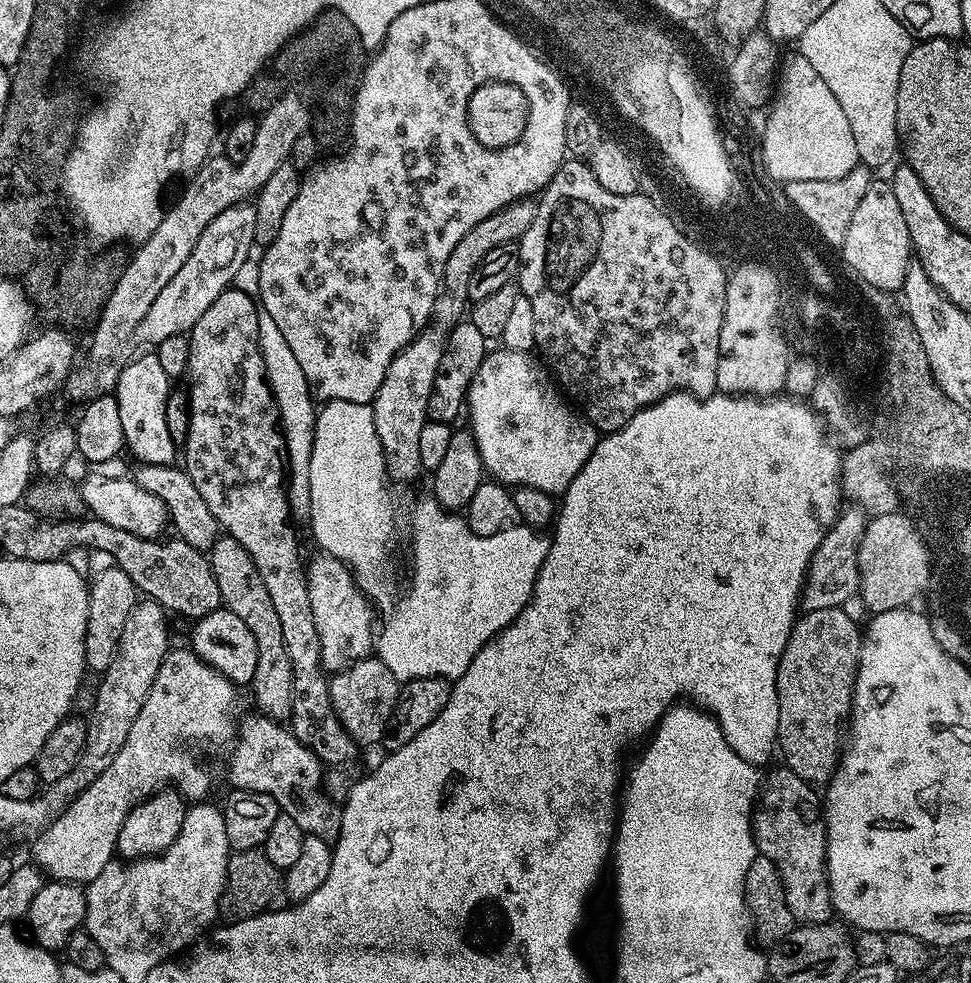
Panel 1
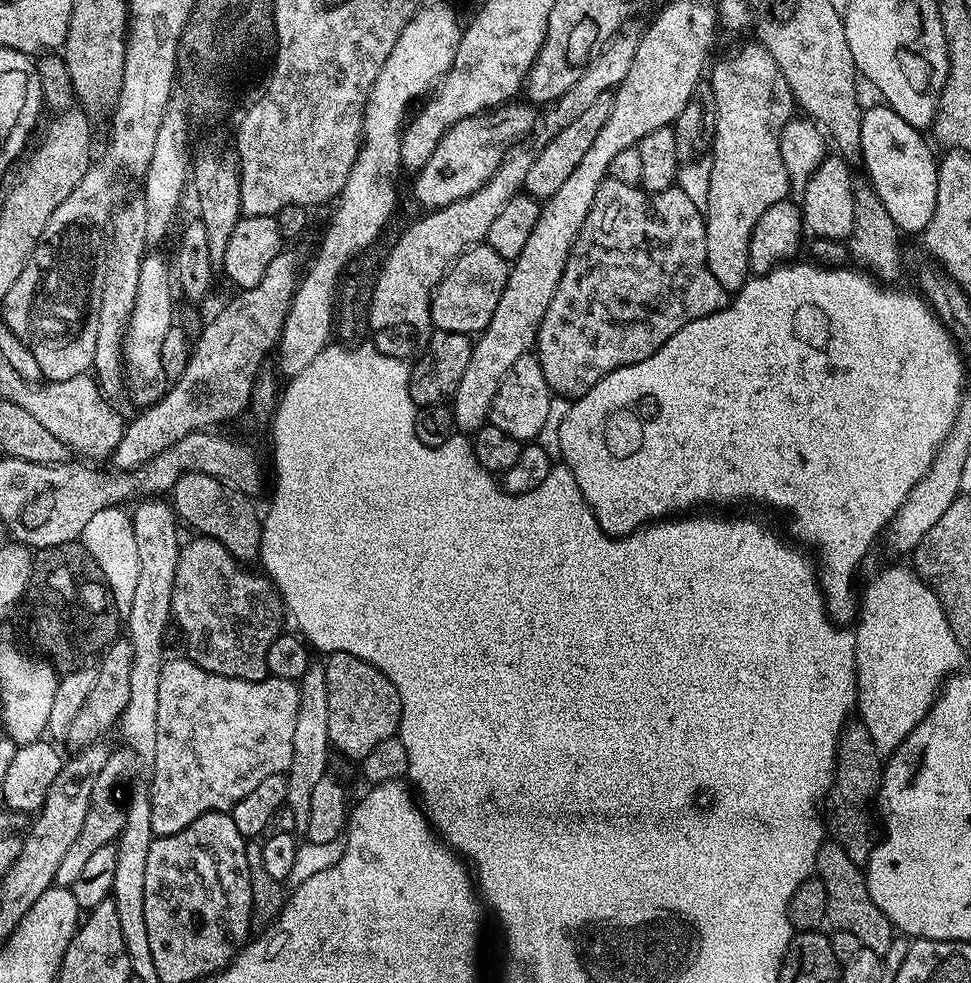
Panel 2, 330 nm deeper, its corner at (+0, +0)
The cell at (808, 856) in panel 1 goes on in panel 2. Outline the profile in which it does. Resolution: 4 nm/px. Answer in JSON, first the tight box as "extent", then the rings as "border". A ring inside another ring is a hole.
{"extent":[815,842,894,954],"border":[[[826,842],[816,855],[815,875],[826,886],[828,895],[827,923],[833,929],[849,932],[858,938],[861,948],[869,948],[881,954],[887,954],[894,939],[891,922],[878,910],[874,898],[870,898],[870,890],[861,865],[850,858],[847,849],[835,842]]]}

